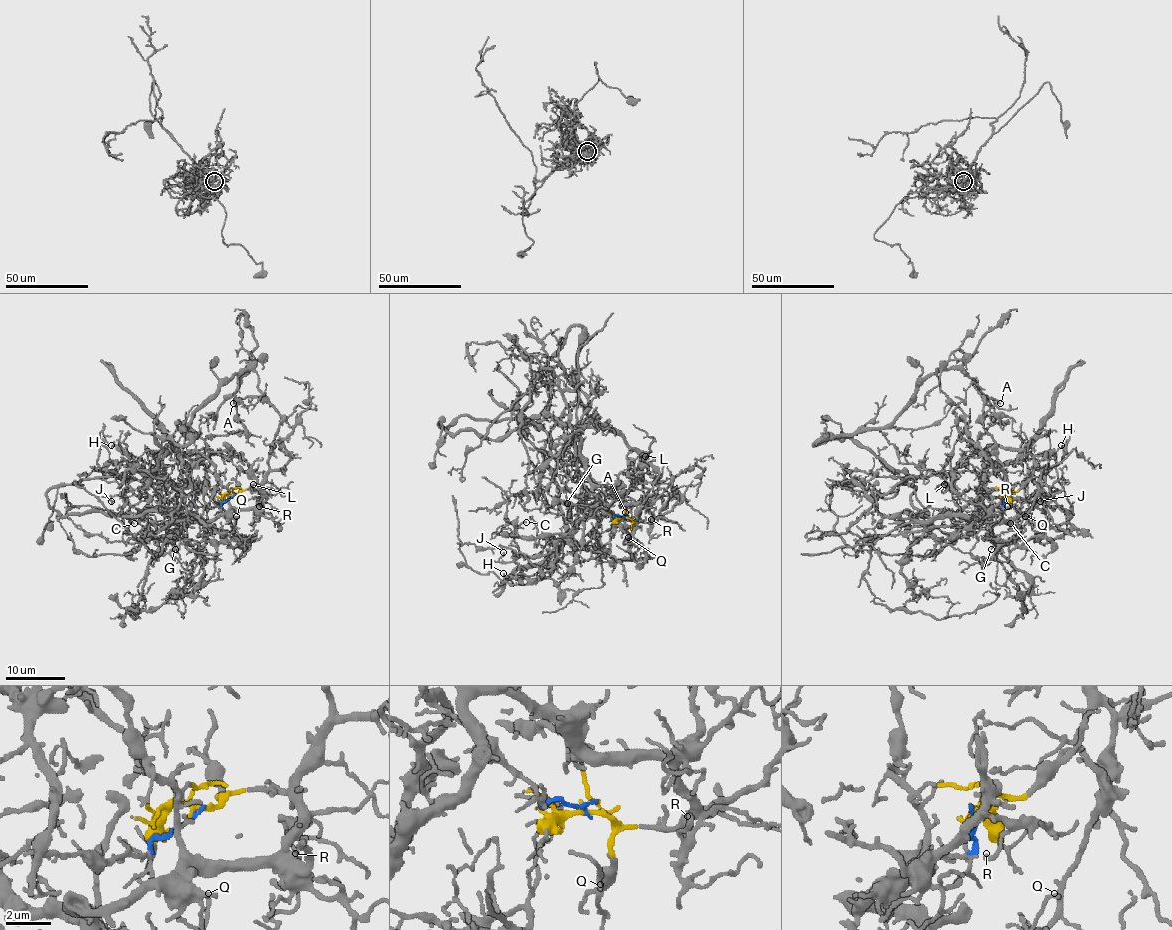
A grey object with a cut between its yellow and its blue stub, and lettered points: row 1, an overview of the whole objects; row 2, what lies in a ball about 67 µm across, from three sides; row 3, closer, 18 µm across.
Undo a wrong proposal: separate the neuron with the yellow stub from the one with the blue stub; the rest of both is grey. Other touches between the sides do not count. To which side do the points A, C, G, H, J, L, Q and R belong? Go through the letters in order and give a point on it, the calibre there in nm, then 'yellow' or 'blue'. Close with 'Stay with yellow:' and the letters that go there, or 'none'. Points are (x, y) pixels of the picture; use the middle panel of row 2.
A: place (625, 512); calibre 140 nm; yellow
C: place (526, 522); calibre 120 nm; yellow
G: place (567, 503); calibre 120 nm; yellow
H: place (503, 573); calibre 120 nm; yellow
J: place (503, 552); calibre 200 nm; yellow
L: place (645, 456); calibre 120 nm; yellow
Q: place (628, 537); calibre 170 nm; yellow
R: place (651, 519); calibre 220 nm; yellow
Stay with yellow: A, C, G, H, J, L, Q, R

